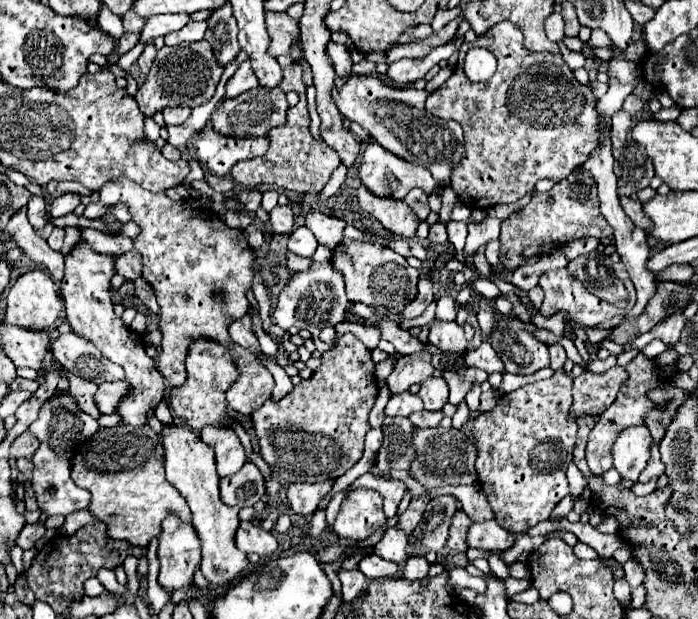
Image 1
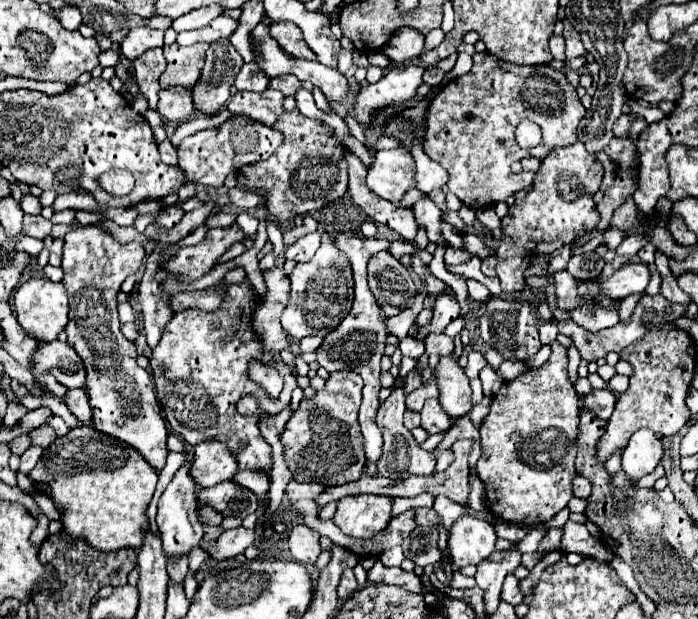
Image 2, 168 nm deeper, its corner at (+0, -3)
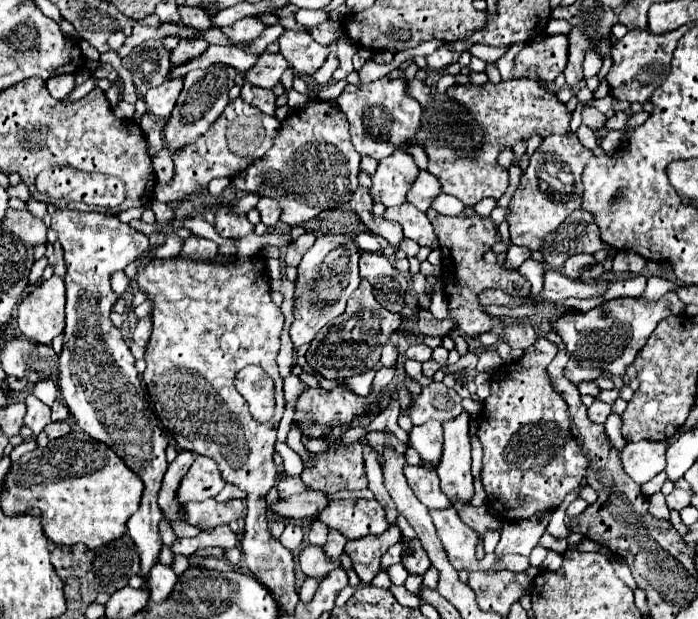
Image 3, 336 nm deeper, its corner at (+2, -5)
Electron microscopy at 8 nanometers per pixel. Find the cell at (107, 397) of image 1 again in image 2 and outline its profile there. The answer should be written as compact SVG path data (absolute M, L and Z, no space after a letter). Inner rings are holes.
M72 389L70 395L66 395L66 405L82 421L86 421L86 423L92 421L92 407L90 407L90 399L86 395L86 389Z

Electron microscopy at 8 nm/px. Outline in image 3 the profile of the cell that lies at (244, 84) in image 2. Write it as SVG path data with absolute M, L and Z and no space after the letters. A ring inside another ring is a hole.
M262 53L256 65L244 75L246 81L260 87L274 87L280 81L280 75L288 67L288 61L280 53Z

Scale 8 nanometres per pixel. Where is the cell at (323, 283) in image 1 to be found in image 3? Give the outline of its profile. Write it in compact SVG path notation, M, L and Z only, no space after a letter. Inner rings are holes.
M322 235L304 255L302 263L298 265L298 279L296 279L296 303L294 303L296 319L290 327L290 335L296 347L310 343L314 335L328 321L344 313L348 297L360 285L358 259L360 259L360 249L346 235Z

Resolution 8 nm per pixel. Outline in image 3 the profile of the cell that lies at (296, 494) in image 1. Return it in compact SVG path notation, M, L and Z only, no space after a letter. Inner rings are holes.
M280 477L278 481L276 481L276 489L278 489L278 495L280 495L280 499L286 499L286 497L290 497L290 495L298 495L298 493L302 493L302 491L306 491L306 485L302 483L302 479L300 477Z

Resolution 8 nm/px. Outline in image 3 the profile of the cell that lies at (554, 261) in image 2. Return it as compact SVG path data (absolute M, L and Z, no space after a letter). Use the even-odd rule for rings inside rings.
M574 211L572 215L566 217L566 221L552 233L548 233L548 237L544 237L542 241L542 255L544 255L544 263L548 263L548 269L556 269L560 271L560 265L564 265L564 261L570 255L578 255L578 253L596 253L600 249L606 249L602 239L600 239L600 231L596 229L596 223L592 221L592 213L588 211Z

